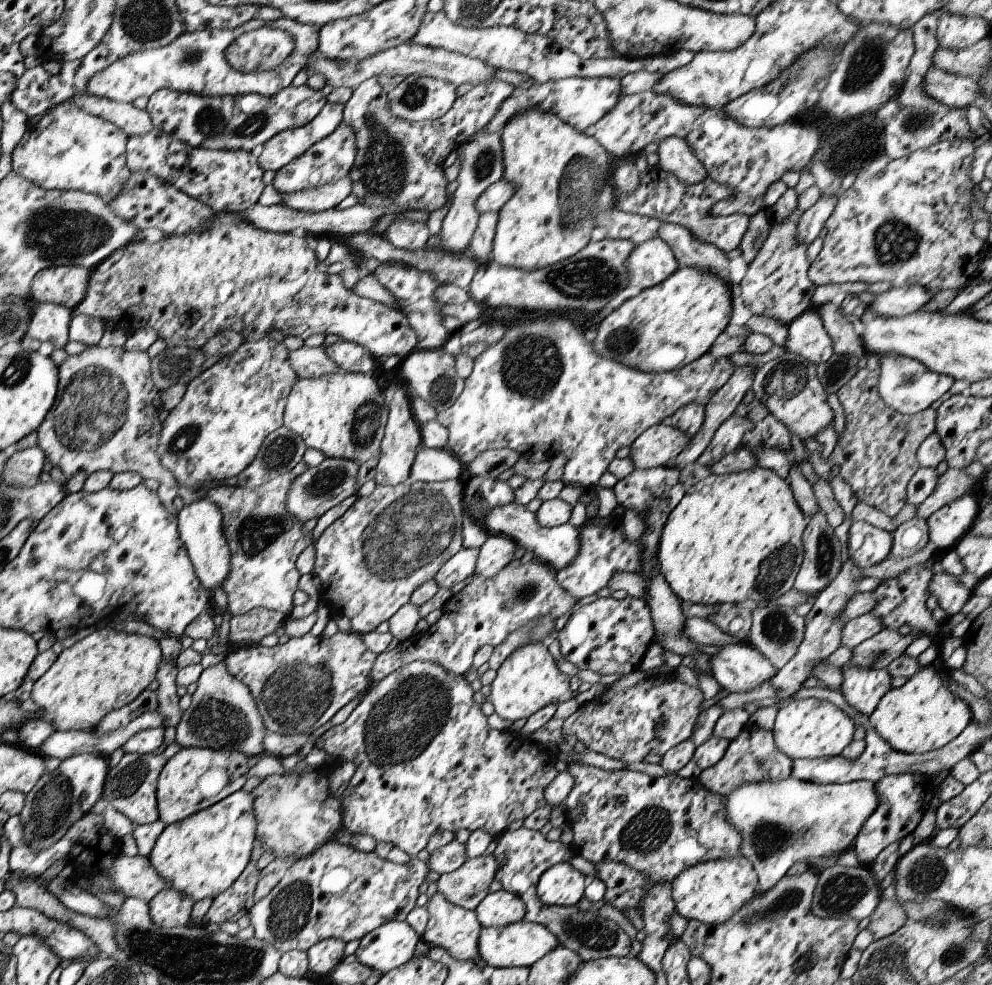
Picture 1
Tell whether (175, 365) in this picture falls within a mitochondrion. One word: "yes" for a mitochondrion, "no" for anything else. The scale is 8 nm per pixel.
yes

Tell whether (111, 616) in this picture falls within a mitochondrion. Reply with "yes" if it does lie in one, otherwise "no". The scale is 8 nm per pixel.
no

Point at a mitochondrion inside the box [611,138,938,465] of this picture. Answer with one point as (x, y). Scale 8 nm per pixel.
(896, 242)

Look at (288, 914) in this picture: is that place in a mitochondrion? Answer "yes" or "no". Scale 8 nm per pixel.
yes

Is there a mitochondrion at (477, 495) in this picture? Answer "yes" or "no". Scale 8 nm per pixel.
yes

